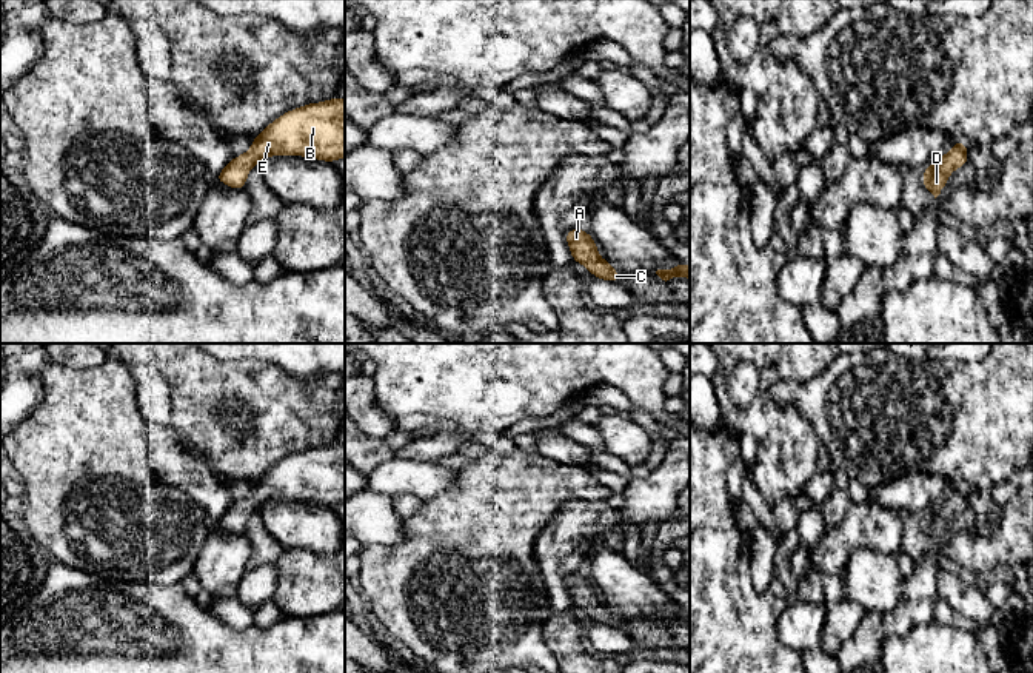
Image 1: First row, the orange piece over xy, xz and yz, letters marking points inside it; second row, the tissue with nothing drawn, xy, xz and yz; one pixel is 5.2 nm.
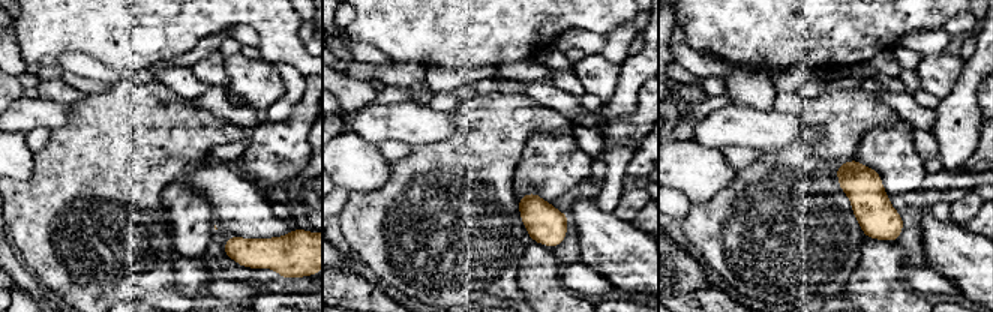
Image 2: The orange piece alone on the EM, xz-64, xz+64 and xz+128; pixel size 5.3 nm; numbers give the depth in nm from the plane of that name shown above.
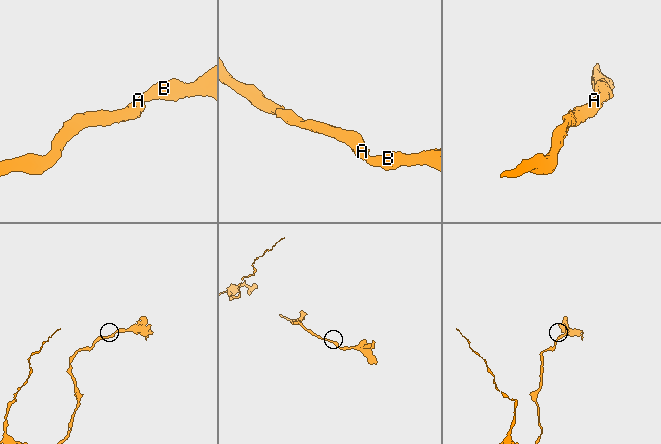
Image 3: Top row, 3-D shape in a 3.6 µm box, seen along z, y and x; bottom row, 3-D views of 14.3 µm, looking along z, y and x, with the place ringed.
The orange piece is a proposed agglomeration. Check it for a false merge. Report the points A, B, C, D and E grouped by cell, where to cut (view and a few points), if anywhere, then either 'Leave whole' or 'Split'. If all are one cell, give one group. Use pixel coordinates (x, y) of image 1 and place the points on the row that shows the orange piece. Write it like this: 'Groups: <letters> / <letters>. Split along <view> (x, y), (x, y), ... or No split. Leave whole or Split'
Groups: A B C D E. No split. Leave whole

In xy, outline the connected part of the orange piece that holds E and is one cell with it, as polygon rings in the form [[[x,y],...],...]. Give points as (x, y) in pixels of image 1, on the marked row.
[[[333,97],[286,111],[252,137],[251,148],[232,157],[214,179],[232,189],[245,189],[251,168],[272,156],[300,156],[331,163],[345,157],[345,100]]]

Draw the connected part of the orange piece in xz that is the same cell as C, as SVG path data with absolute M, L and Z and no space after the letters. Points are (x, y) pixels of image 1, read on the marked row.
M574 226L565 233L565 240L574 263L583 263L588 273L597 279L614 283L620 282L622 274L608 260L599 257L596 242L588 231Z

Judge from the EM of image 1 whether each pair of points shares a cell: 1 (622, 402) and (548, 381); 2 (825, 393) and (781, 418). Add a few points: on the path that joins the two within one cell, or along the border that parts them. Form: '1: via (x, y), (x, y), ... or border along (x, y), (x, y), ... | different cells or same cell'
1: border along (624, 391), (608, 385), (595, 385), (582, 395) | different cells
2: border along (772, 385), (772, 399), (793, 407), (819, 436) | different cells

